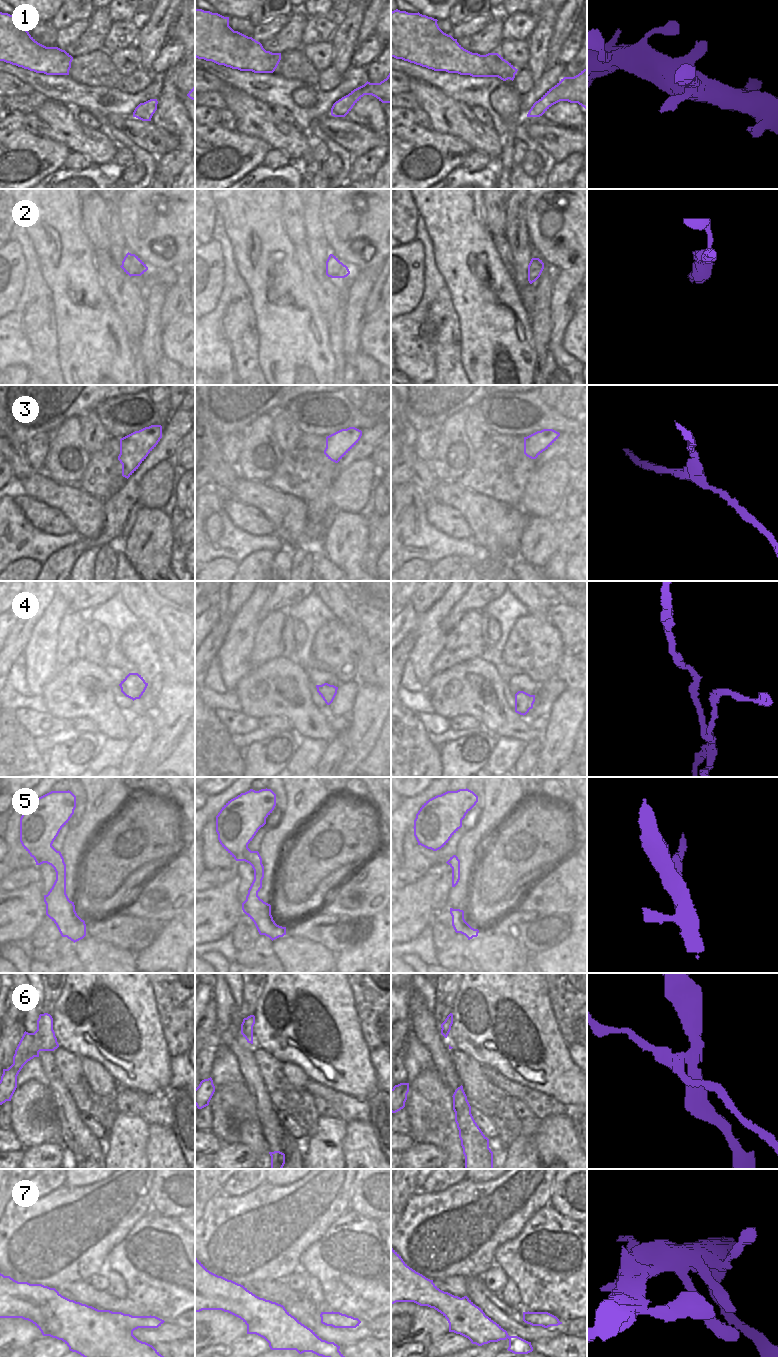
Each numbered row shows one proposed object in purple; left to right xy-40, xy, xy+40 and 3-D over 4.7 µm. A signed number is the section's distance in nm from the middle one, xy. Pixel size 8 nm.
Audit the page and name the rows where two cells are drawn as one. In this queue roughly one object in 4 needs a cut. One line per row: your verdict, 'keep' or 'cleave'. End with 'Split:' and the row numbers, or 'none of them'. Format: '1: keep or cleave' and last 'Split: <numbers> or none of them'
1: keep
2: keep
3: keep
4: keep
5: keep
6: cleave
7: keep
Split: 6

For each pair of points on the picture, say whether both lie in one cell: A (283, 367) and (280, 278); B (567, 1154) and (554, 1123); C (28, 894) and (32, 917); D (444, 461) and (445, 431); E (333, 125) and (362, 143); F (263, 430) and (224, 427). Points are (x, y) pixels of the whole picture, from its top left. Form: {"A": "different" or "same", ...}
{"A": "same", "B": "same", "C": "same", "D": "same", "E": "same", "F": "different"}

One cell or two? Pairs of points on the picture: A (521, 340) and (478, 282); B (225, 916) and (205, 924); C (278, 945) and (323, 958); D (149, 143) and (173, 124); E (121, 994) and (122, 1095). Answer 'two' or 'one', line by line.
A: one
B: one
C: one
D: two
E: two

